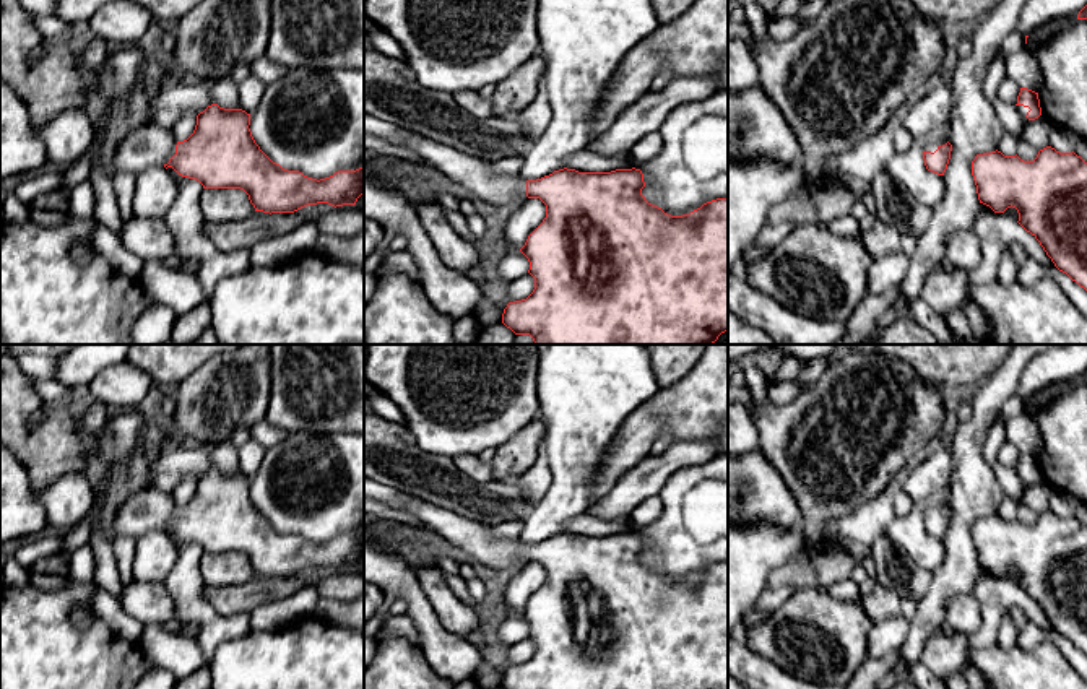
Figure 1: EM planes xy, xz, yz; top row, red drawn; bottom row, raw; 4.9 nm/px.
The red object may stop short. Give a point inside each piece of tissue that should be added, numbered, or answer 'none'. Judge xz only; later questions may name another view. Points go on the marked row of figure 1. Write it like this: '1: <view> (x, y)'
1: xz (476, 174)

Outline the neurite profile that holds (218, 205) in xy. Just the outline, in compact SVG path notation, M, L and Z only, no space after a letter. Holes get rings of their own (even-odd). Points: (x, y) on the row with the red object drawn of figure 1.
M203 188L200 210L208 223L242 221L255 211L240 188Z

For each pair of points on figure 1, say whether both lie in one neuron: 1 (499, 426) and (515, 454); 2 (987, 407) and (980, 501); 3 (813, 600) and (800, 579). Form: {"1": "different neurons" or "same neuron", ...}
{"1": "different neurons", "2": "same neuron", "3": "different neurons"}

